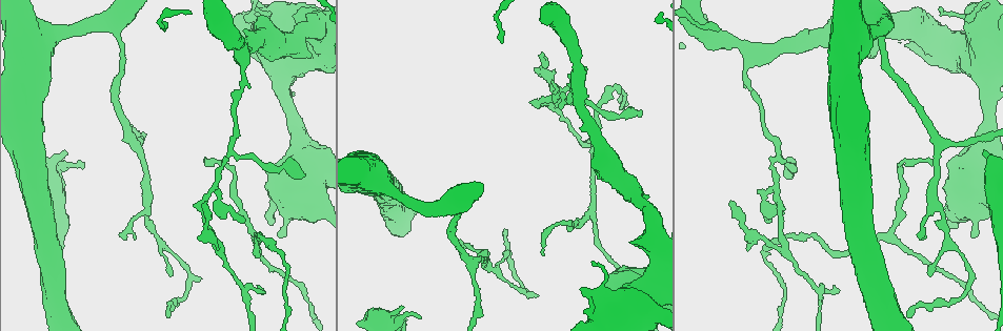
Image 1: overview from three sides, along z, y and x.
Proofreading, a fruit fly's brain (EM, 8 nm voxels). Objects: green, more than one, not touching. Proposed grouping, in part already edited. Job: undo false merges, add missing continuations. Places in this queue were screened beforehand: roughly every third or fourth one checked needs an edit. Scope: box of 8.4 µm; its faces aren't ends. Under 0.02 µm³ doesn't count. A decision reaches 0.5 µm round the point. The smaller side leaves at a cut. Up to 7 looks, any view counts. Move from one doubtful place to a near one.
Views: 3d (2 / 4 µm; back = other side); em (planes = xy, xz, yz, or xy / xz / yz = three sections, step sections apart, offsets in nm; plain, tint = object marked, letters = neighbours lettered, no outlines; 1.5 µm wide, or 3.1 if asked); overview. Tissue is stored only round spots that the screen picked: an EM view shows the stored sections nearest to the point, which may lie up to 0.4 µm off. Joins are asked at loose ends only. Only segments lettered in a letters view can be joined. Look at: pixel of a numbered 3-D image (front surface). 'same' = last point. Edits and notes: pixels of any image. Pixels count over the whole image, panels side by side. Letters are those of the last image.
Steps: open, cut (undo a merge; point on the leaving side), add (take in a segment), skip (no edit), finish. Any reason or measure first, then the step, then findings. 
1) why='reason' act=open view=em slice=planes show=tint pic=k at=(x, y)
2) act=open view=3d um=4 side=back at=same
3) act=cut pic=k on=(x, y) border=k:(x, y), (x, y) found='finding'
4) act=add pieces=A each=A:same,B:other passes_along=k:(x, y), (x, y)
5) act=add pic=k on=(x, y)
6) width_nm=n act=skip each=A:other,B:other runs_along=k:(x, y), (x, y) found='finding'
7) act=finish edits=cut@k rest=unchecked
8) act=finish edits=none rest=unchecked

why='branch stops here' act=open view=3d um=4 pic=1 at=(245, 221)

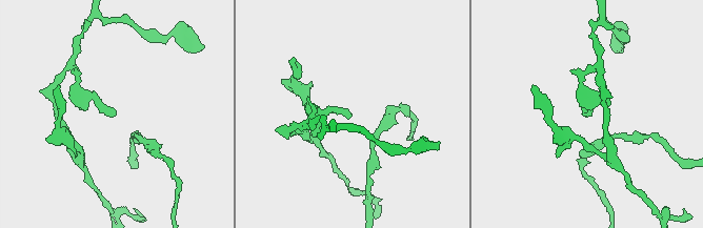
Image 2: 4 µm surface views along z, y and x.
why='need the tissue' act=open view=em slice=planes show=letters pic=2 at=(112, 117)

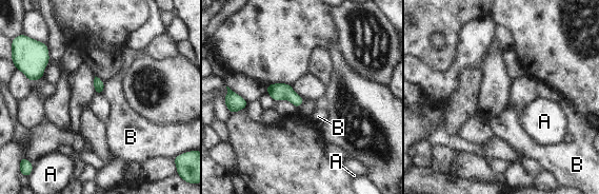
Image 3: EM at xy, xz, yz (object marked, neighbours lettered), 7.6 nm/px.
width_nm=80 act=skip each=A:other,B:other border=3:(96, 92), (101, 94) found='no lettered segment goes on from it'

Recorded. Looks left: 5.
why='an open end' act=open view=em slice=xz step=8 show=tint pic=1 at=(834, 287)

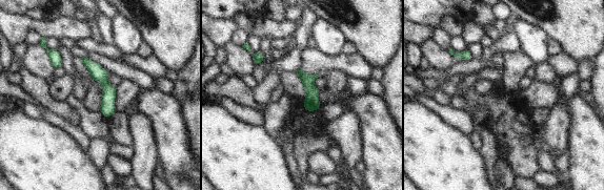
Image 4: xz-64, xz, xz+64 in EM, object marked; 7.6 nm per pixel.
act=open view=em slice=xz step=8 show=letters at=same

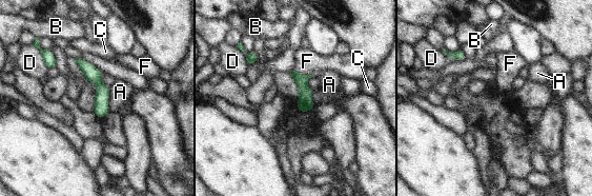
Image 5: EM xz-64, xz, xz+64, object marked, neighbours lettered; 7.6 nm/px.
act=skip each=A:other,B:other,C:other,D:other,F:other border=5:(110, 87), (108, 96), (109, 111) found='no lettered segment goes on from it'

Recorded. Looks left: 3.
why='tapers out' act=open view=3d um=4 side=back pic=1 at=(124, 236)

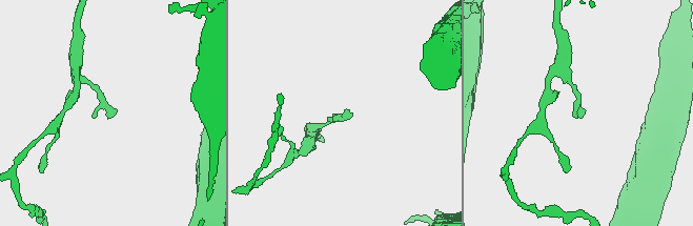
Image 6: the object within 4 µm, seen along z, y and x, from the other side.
why='shape alone is not enough' act=open view=em slice=planes show=plain pic=6 at=(114, 113)

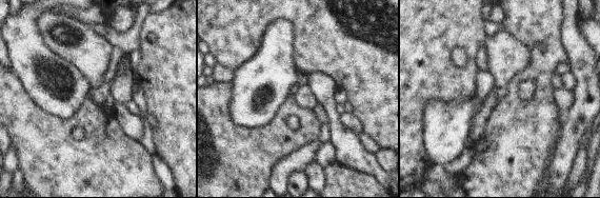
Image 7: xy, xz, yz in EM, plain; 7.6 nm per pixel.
why='what lies round it' act=open view=em slice=planes show=letters at=same

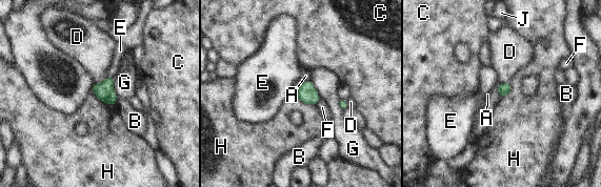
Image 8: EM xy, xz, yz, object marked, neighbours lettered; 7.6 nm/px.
act=skip each=A:other,B:other,C:other,D:other,E:other,F:other,G:other,H:other,J:other border=8:(294, 91), (301, 101), (315, 105) found='no lettered segment goes on from it'

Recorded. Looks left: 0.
act=finish edits=none rest=unchecked

